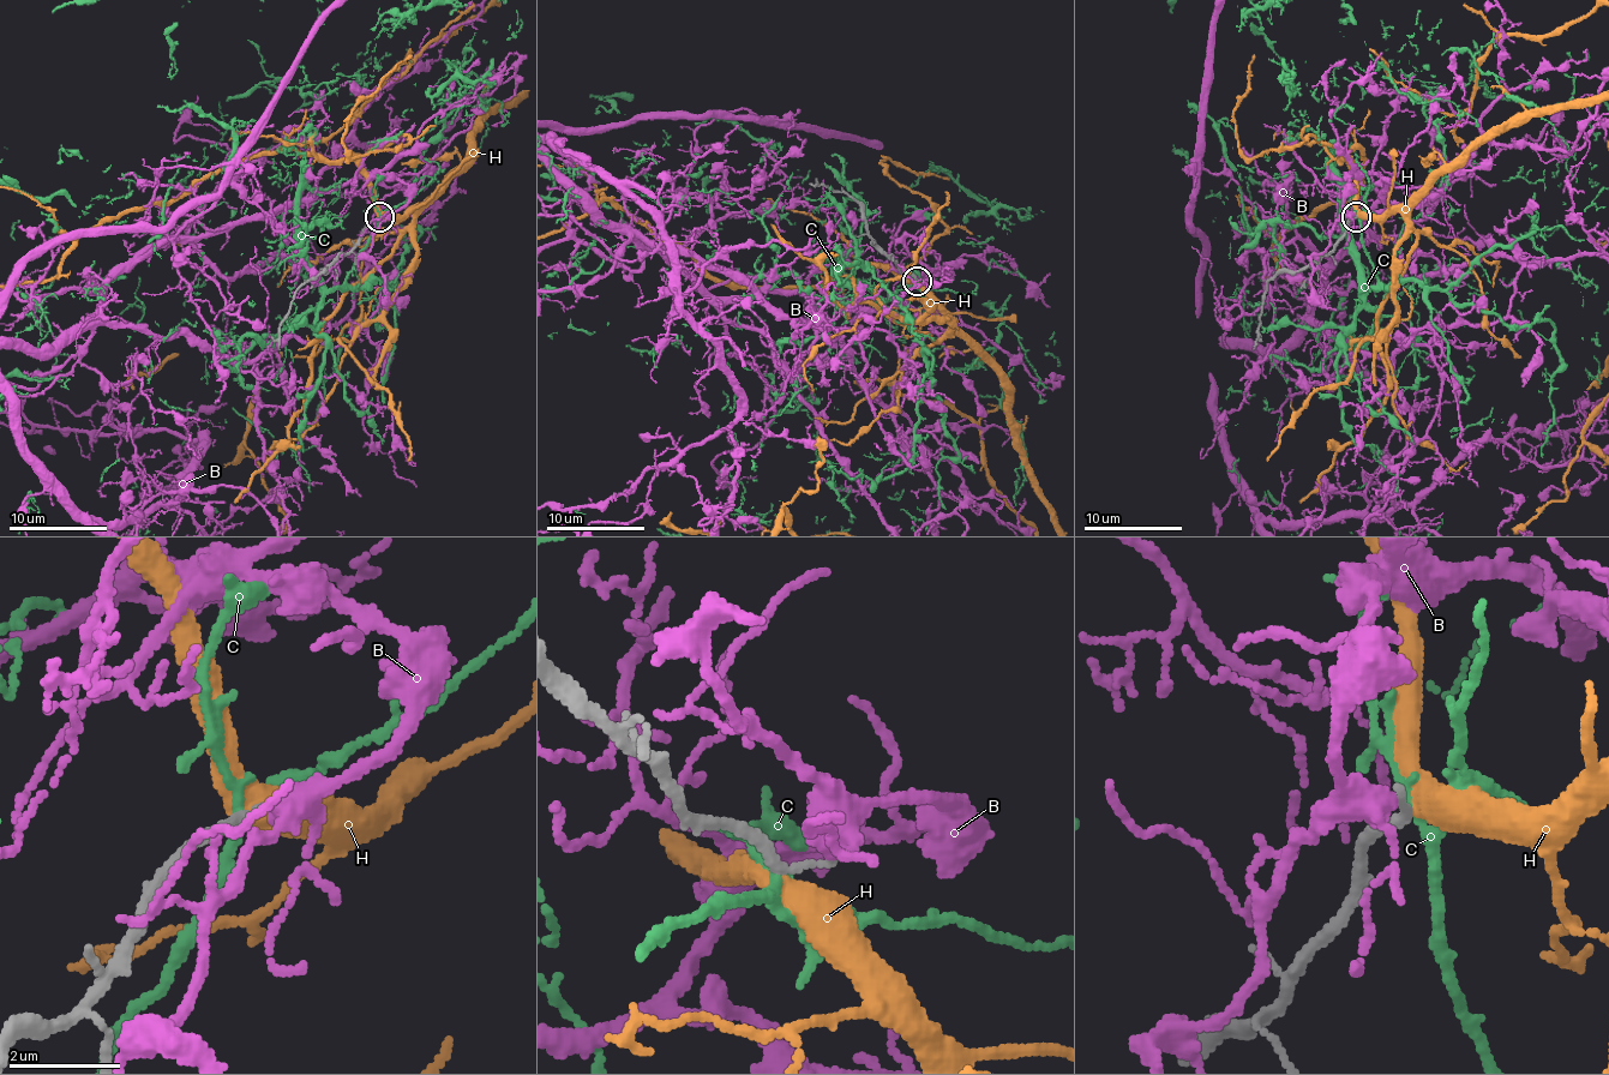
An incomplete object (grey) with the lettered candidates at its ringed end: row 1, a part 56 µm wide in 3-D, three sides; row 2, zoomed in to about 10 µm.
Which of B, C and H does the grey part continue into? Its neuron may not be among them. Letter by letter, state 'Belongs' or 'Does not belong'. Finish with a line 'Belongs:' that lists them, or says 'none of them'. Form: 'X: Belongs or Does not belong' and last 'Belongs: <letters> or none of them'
B: Does not belong
C: Does not belong
H: Belongs
Belongs: H

